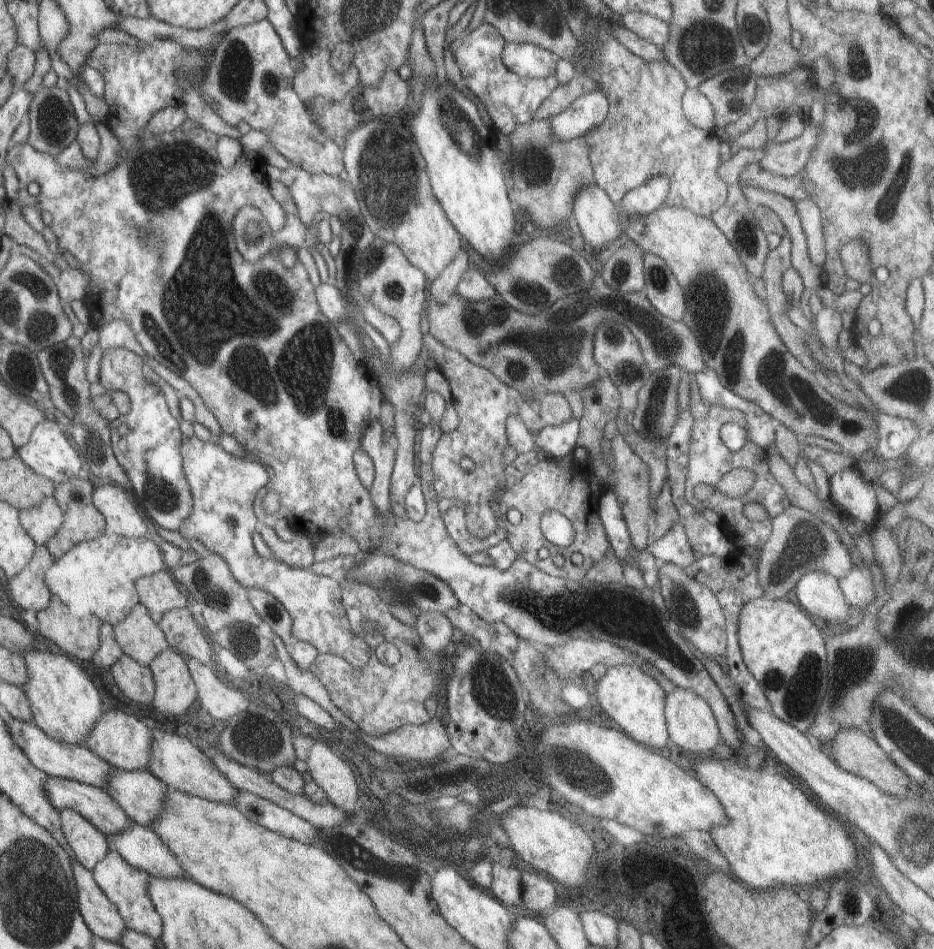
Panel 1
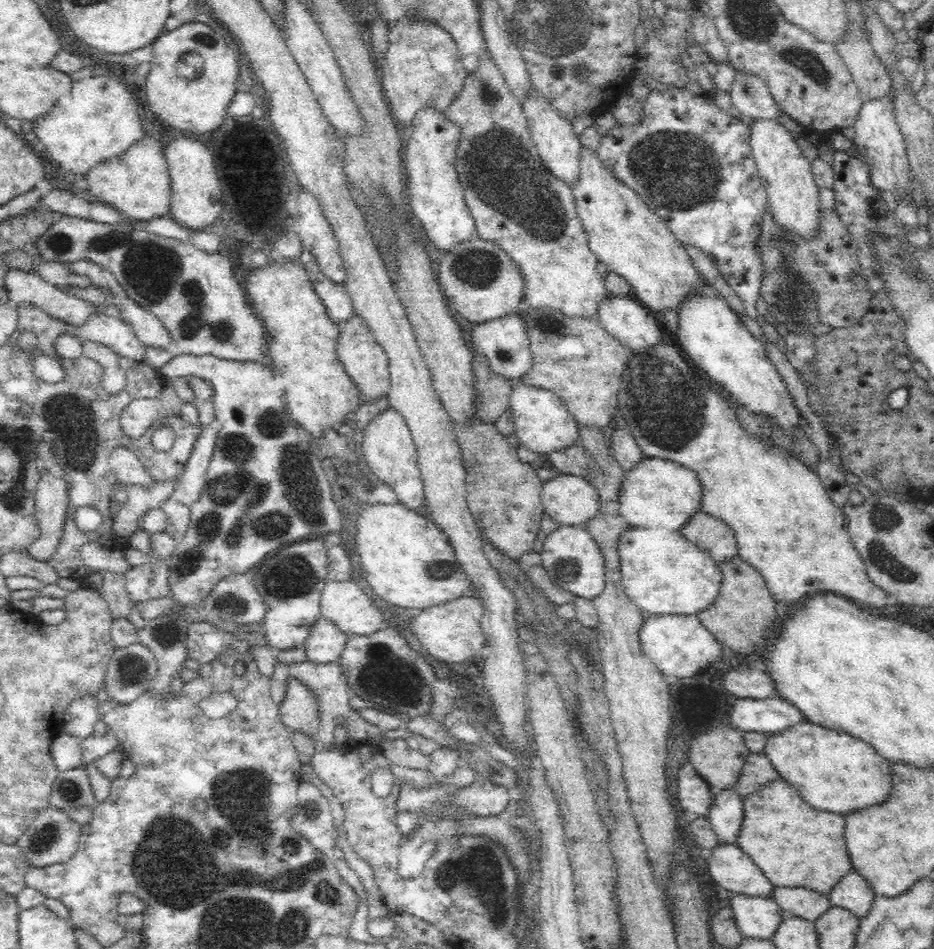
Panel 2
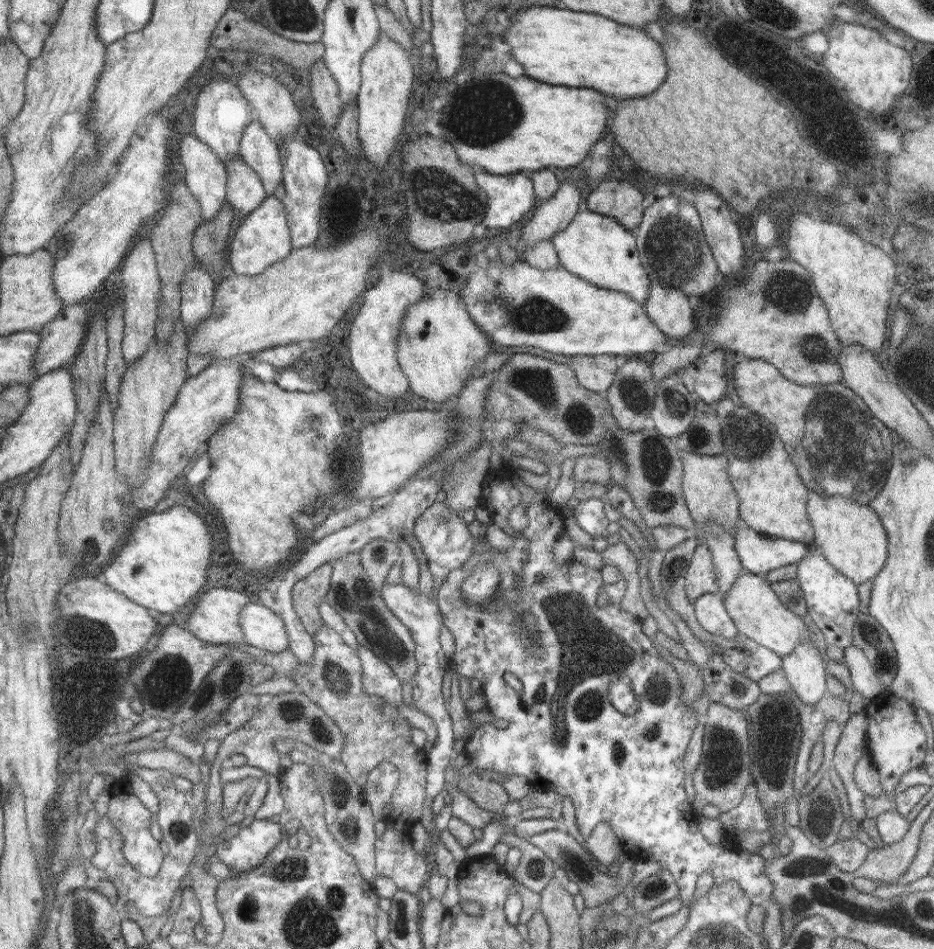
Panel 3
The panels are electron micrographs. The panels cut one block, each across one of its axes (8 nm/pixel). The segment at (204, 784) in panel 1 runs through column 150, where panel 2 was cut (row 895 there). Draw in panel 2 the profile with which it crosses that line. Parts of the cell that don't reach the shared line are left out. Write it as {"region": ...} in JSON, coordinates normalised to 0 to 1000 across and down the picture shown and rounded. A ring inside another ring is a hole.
{"region":[[[767,887],[756,904],[758,923],[777,938],[824,944],[827,929],[820,927],[809,910],[794,898],[788,887]]]}

